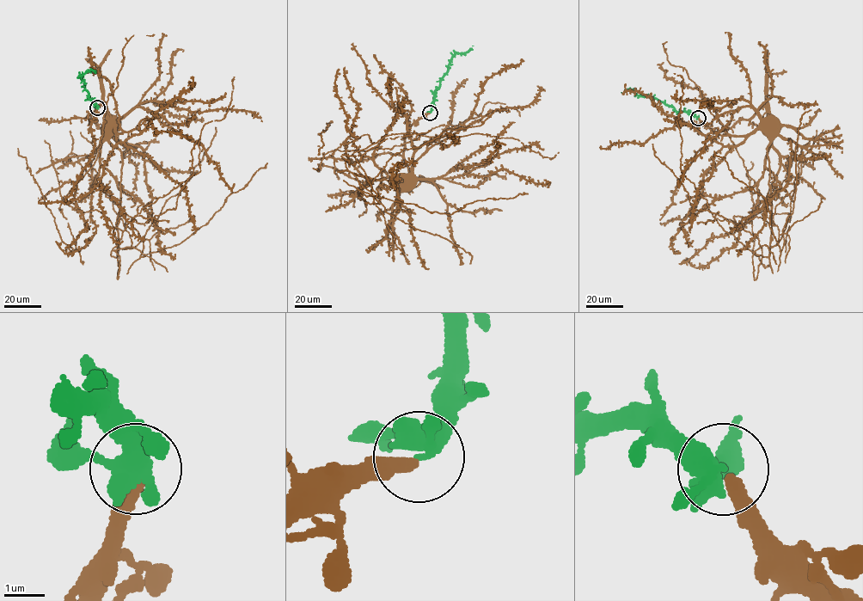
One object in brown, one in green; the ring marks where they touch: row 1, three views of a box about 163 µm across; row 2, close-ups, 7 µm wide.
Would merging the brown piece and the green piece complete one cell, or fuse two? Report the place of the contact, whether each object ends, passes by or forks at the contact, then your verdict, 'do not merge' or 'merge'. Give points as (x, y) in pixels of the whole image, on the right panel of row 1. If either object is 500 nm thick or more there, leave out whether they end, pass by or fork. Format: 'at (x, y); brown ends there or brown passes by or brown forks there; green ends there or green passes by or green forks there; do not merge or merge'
at (698, 118); brown ends there; green forks there; merge

